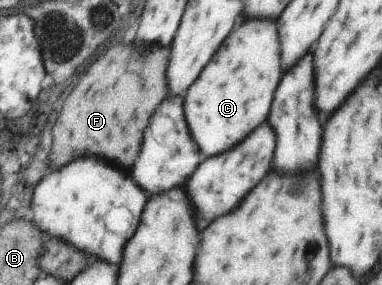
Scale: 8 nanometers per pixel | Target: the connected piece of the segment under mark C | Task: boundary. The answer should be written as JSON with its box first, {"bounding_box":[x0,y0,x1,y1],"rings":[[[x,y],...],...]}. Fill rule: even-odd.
{"bounding_box":[184,20,282,156],"rings":[[[246,20],[232,38],[224,42],[224,50],[216,54],[216,62],[200,75],[200,82],[184,94],[188,98],[188,120],[196,130],[196,142],[206,156],[216,156],[236,146],[270,114],[274,90],[282,76],[278,26],[274,20]]]}

